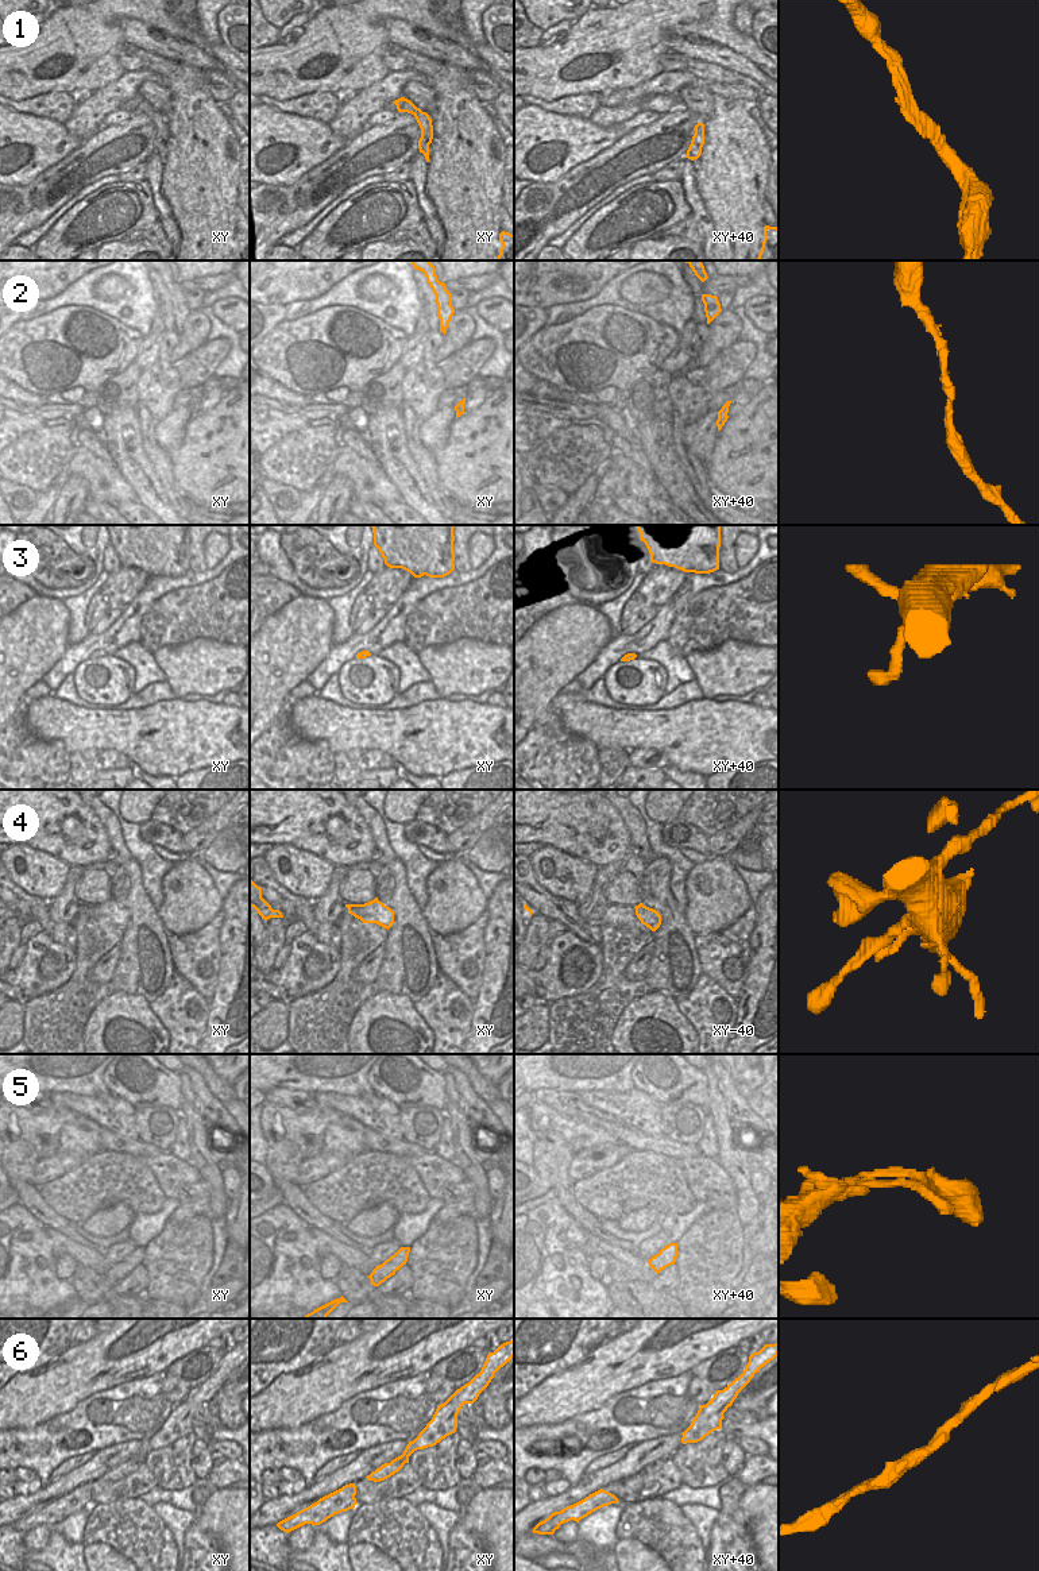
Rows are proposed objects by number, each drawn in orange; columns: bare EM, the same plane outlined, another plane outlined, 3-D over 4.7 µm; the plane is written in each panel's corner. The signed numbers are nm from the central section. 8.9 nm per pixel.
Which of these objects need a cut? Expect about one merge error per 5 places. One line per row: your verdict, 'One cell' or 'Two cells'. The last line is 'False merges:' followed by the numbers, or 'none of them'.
1: One cell
2: One cell
3: One cell
4: One cell
5: One cell
6: One cell
False merges: none of them.

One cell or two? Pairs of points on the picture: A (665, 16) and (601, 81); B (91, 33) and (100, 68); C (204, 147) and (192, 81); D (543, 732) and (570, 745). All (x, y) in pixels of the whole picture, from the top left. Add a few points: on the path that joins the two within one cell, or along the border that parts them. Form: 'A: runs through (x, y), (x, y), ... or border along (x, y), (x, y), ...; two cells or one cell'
A: runs through (649, 33), (615, 65); one cell
B: runs through (91, 41), (92, 60); one cell
C: runs through (199, 131), (192, 112), (192, 97); one cell
D: runs through (549, 738), (556, 745), (563, 745); one cell

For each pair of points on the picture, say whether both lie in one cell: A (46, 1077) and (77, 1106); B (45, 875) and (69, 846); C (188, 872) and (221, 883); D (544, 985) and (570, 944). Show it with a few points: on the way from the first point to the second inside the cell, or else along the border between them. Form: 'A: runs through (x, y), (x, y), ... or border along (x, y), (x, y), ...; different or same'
A: border along (53, 1091), (68, 1091), (92, 1097); different
B: border along (29, 846), (43, 850), (70, 865); different
C: border along (199, 860), (223, 899); different
D: runs through (555, 975), (563, 954); same

